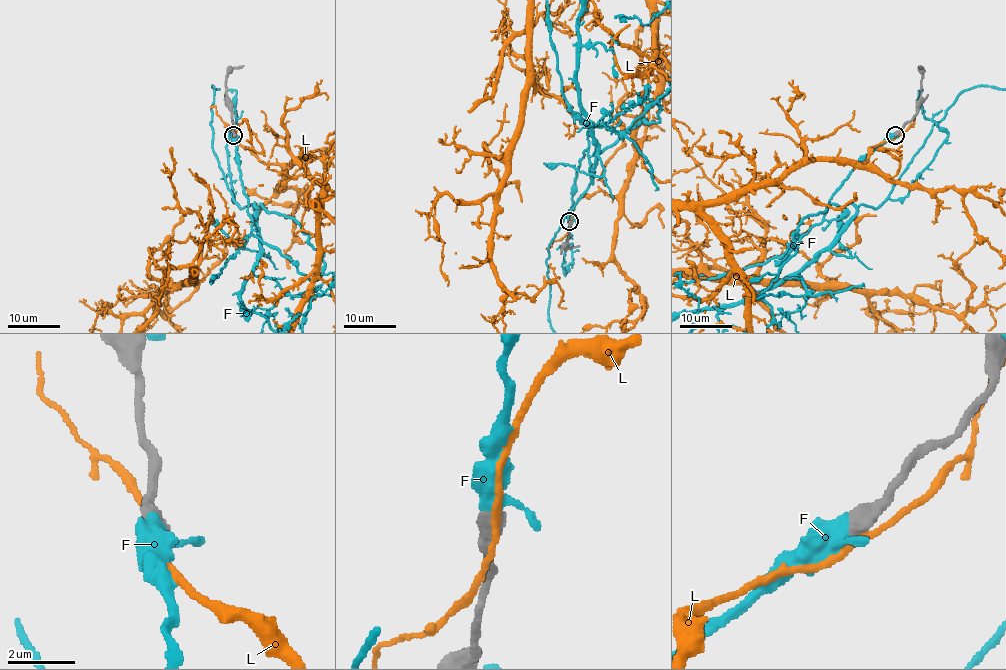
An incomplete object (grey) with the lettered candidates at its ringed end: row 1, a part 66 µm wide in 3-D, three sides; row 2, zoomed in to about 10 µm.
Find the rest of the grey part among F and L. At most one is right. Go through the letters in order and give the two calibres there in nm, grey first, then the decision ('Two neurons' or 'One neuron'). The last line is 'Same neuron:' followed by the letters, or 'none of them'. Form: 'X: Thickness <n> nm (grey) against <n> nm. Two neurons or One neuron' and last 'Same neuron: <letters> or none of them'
F: Thickness 600 nm (grey) against 500 nm. One neuron
L: Thickness 600 nm (grey) against 200 nm. Two neurons
Same neuron: F

